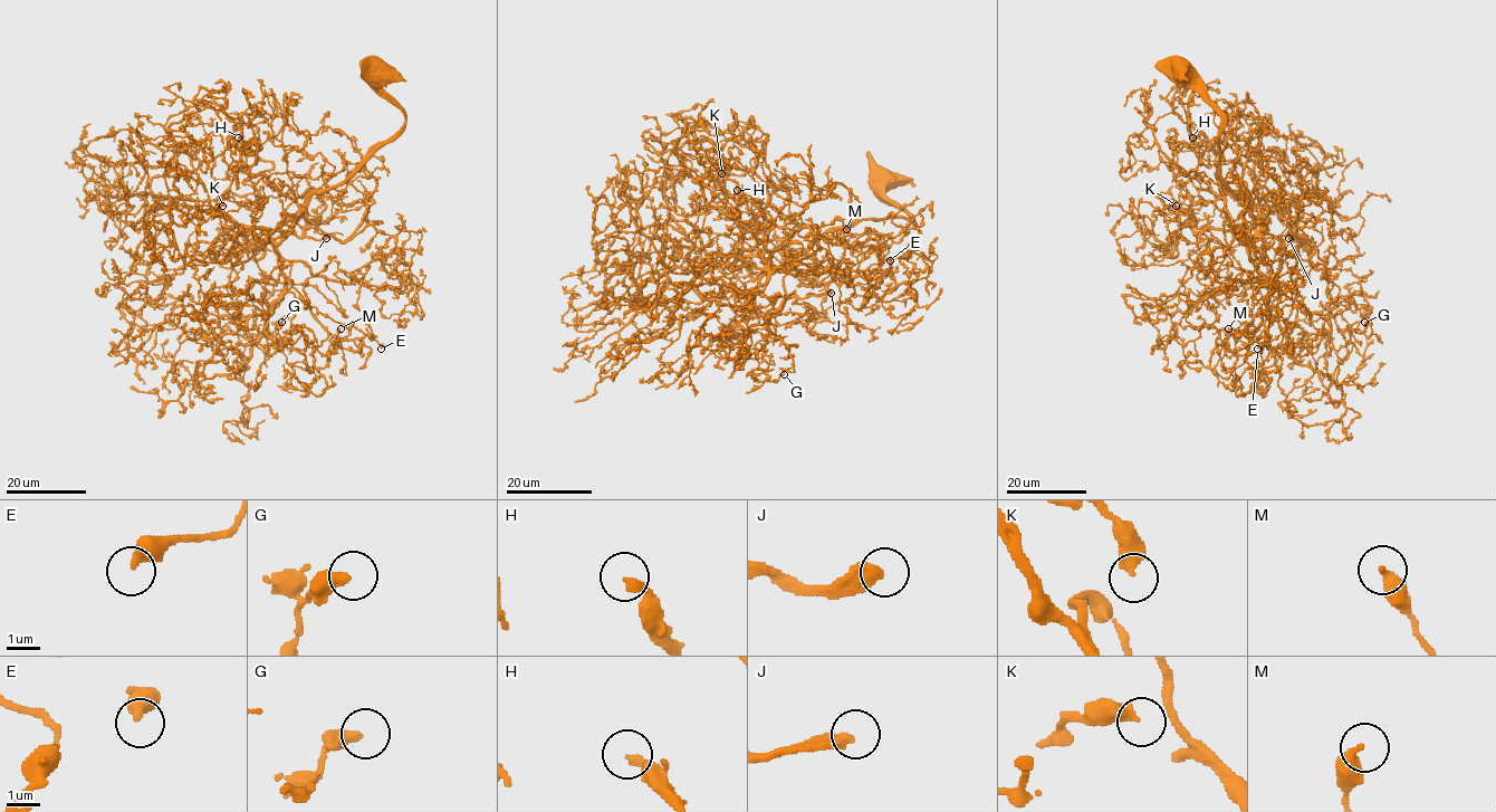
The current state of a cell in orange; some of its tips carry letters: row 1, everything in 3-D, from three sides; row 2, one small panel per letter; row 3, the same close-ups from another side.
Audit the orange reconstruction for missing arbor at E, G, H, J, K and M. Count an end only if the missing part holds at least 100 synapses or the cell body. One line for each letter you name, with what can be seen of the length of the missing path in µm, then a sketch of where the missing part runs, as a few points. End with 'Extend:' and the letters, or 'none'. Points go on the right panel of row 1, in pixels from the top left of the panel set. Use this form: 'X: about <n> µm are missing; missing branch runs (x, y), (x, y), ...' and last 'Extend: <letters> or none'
J: about 30 µm are missing; missing branch runs (1288, 238), (1305, 249), (1307, 258), (1329, 252), (1355, 254)
Extend: J

